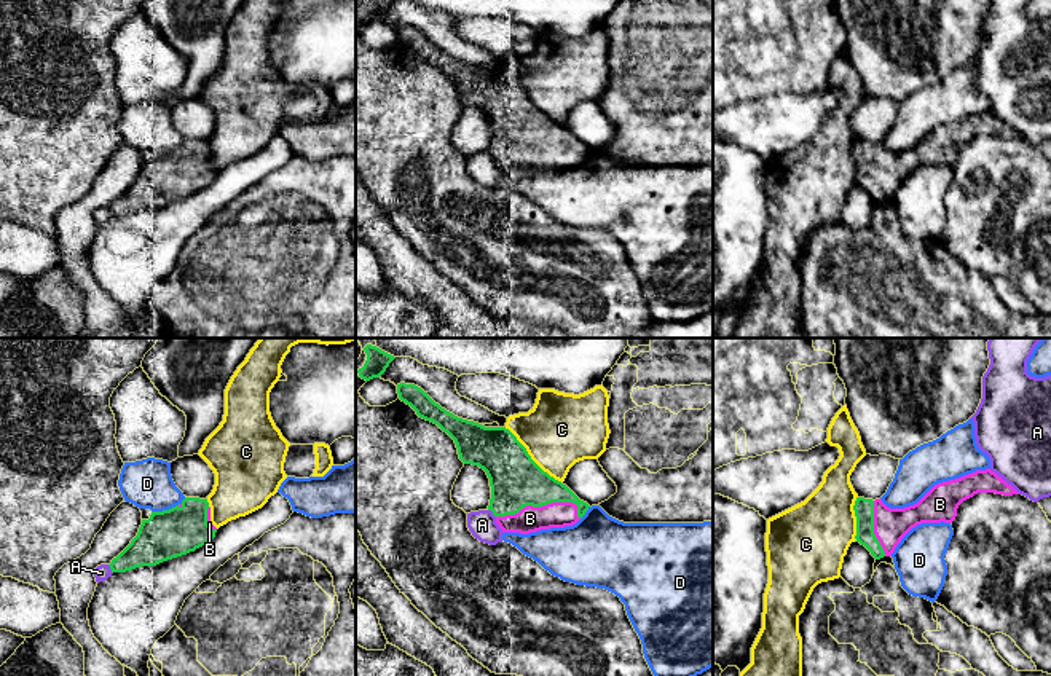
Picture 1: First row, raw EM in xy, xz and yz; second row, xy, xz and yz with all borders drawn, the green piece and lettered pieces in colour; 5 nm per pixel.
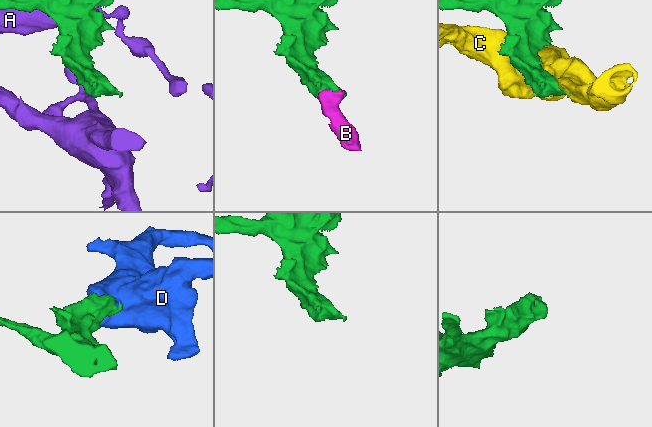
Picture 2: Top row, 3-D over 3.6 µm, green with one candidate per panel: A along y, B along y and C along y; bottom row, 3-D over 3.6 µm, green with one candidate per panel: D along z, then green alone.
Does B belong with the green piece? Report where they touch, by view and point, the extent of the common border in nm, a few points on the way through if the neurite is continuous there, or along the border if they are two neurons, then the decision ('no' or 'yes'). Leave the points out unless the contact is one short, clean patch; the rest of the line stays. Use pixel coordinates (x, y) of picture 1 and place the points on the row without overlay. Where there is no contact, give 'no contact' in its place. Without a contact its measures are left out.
contact xz (543, 147); length 420 nm; yes

